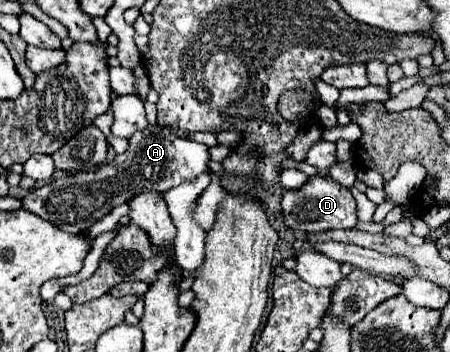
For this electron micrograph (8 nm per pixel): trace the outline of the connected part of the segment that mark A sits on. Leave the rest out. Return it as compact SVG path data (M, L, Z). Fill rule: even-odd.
M149 125L147 129L137 131L129 139L129 149L125 153L117 155L111 163L105 163L101 169L71 173L43 187L31 189L21 199L21 209L31 211L33 215L53 223L61 231L75 235L85 233L113 207L129 201L133 193L145 193L145 189L165 193L167 189L173 189L185 181L193 181L201 173L207 173L207 149L209 147L203 143L179 137L169 127Z

